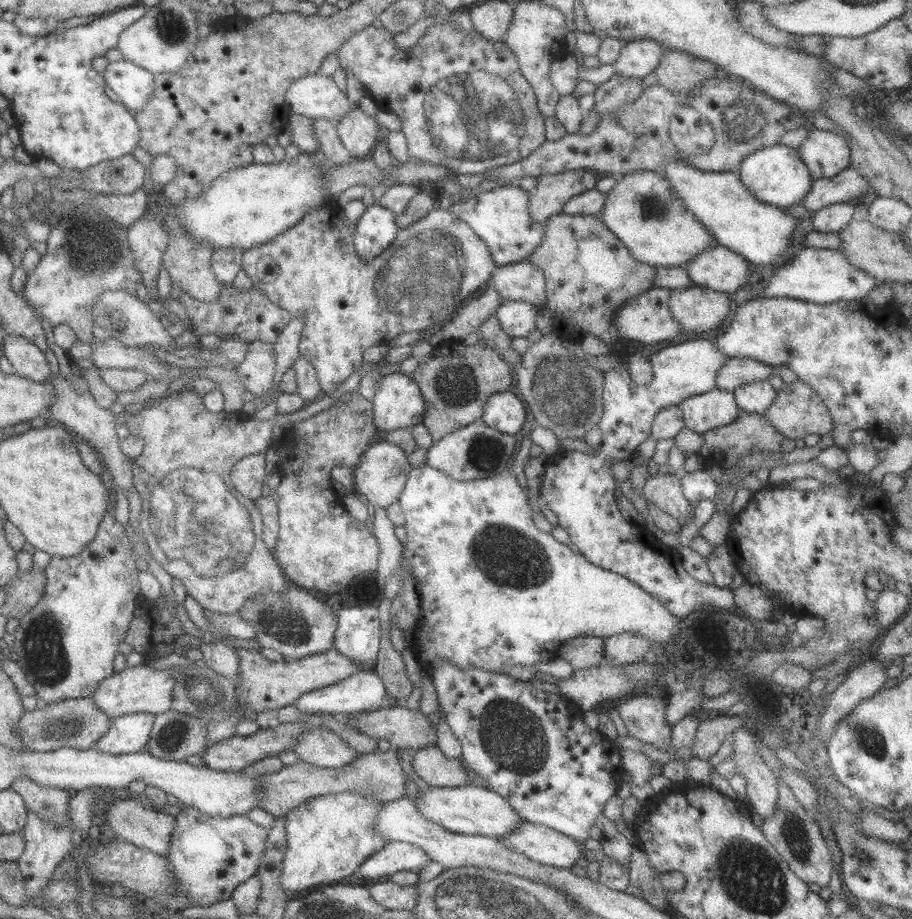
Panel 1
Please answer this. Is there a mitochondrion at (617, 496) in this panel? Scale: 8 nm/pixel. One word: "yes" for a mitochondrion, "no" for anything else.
no

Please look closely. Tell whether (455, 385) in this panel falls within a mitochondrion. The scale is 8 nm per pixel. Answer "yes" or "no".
yes

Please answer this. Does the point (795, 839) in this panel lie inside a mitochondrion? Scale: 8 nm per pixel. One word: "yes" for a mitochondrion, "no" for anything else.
yes

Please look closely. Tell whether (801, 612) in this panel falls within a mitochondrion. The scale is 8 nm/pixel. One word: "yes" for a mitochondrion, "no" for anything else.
no

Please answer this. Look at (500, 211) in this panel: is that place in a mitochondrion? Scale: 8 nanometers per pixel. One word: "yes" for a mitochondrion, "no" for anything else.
no

